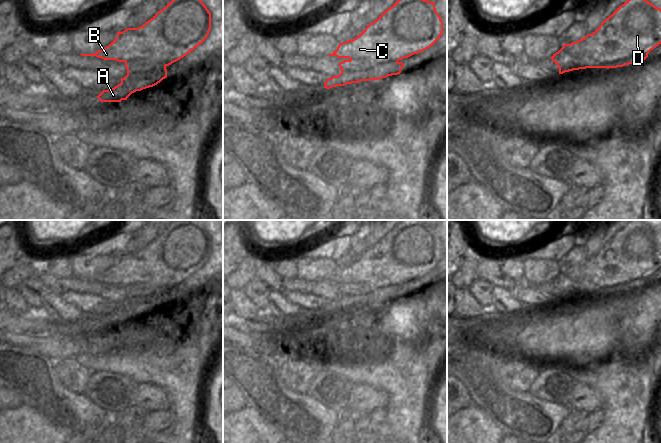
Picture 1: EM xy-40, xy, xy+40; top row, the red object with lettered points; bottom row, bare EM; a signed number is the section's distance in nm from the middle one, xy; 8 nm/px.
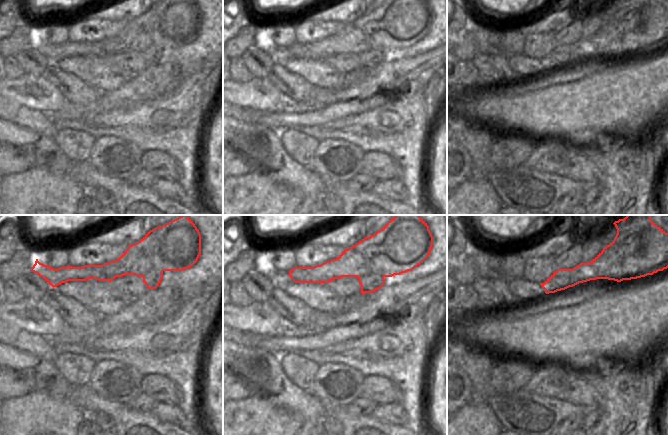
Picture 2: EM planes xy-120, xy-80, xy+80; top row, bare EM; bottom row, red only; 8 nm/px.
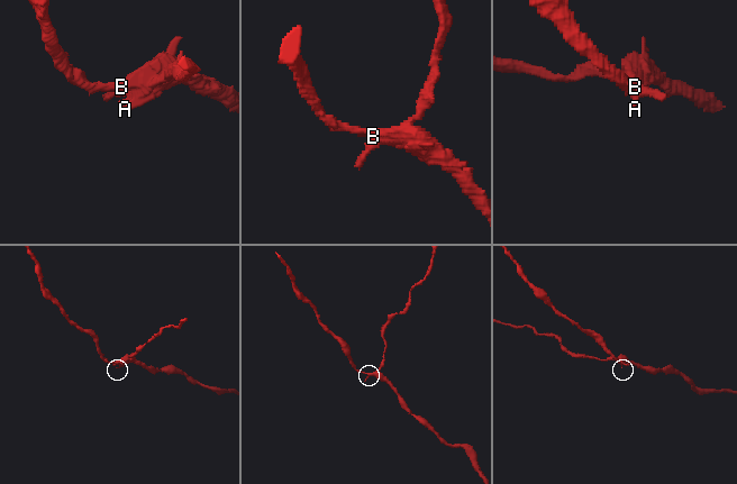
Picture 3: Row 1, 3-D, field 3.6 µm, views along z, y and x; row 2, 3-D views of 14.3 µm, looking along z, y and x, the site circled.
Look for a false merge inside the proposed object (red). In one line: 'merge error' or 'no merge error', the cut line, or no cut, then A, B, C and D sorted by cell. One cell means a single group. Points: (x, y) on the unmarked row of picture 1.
merge error; cut in xy along (350, 282), (372, 287), (397, 285); A / B C D

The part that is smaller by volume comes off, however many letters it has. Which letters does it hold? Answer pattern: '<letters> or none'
A

